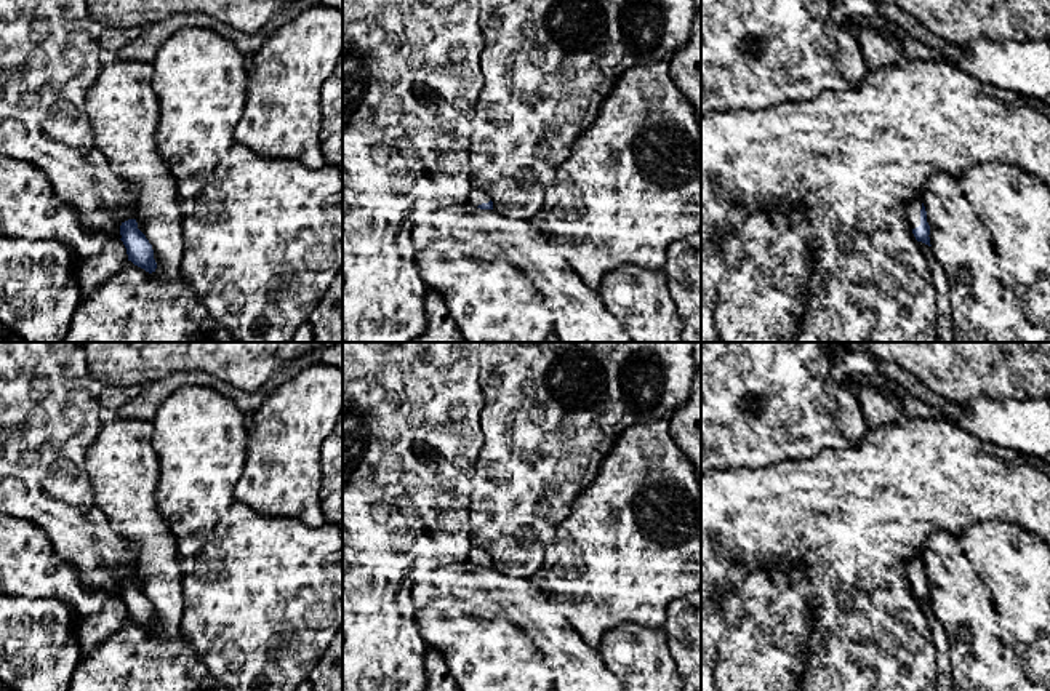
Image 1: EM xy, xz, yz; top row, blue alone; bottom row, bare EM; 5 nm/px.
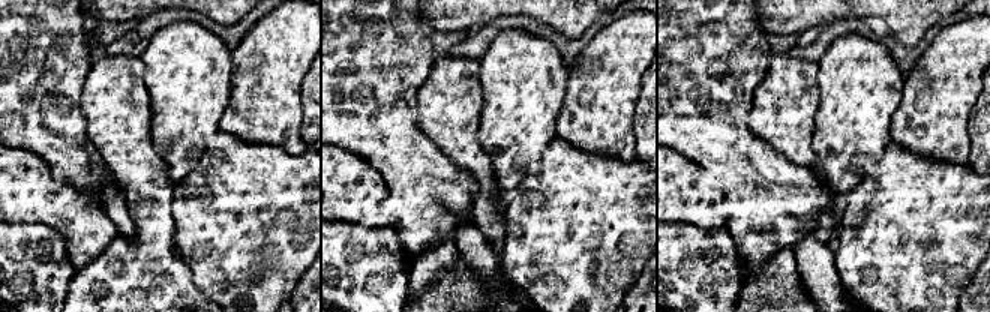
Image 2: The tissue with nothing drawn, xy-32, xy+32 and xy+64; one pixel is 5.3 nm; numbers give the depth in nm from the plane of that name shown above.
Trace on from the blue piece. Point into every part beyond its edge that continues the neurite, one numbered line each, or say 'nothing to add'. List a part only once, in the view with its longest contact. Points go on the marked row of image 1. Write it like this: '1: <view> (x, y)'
1: yz (914, 207)

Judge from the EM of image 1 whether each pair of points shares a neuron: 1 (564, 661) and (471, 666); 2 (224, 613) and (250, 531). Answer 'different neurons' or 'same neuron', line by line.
1: different neurons
2: same neuron

